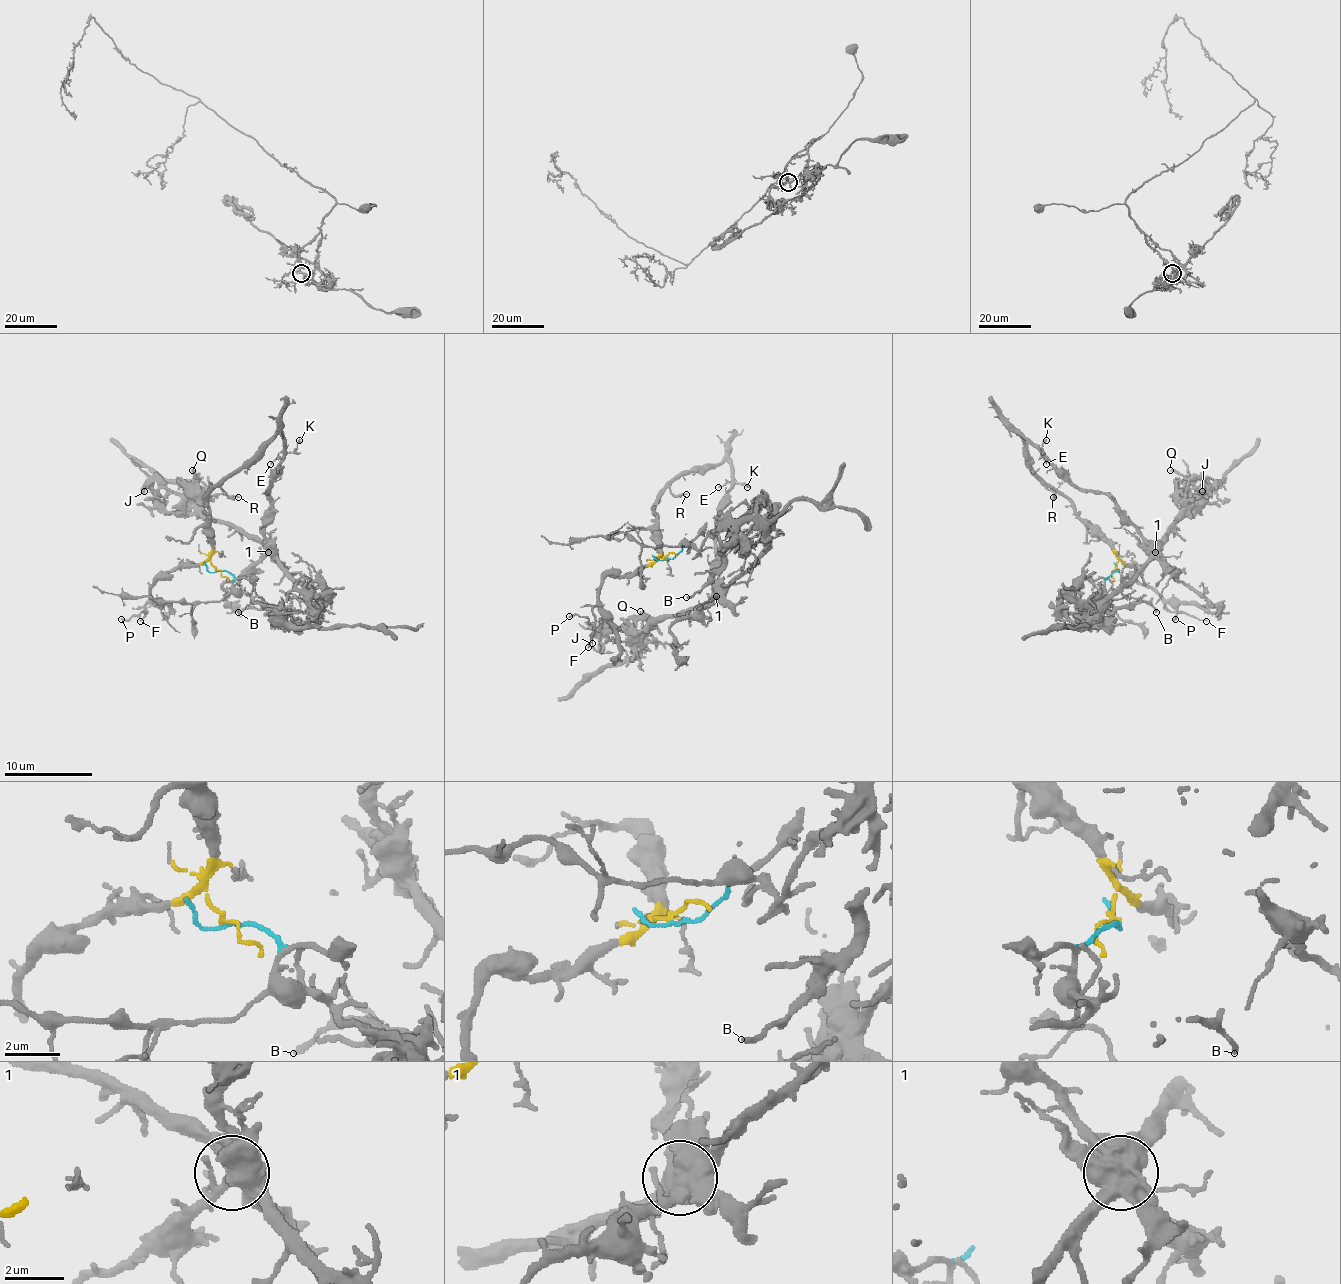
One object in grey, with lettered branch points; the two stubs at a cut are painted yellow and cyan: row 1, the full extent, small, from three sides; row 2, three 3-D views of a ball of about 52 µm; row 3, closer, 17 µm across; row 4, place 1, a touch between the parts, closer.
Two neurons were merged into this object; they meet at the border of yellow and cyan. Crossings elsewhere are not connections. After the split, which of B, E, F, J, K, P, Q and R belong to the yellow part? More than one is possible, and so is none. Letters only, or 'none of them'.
E, F, K, P, R

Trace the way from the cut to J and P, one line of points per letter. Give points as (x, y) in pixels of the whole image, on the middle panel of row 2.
J: (664, 559), (730, 524), (763, 528), (763, 551), (706, 606), (593, 644)
P: (664, 559), (650, 562), (630, 575), (604, 579), (593, 621), (577, 615), (568, 617)

